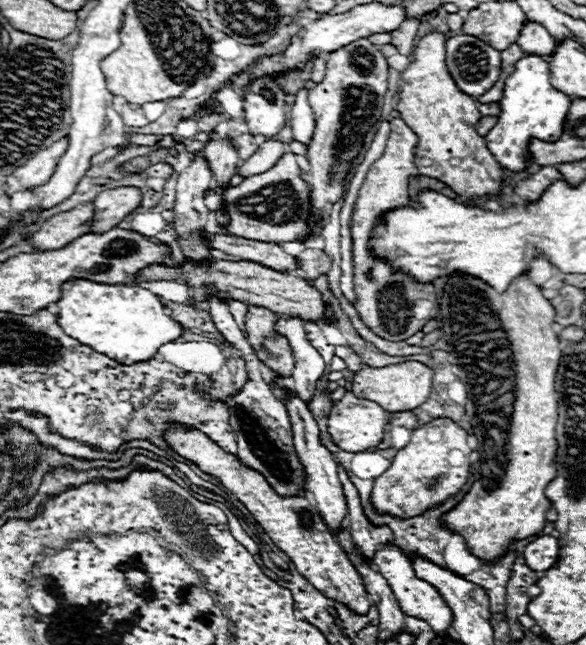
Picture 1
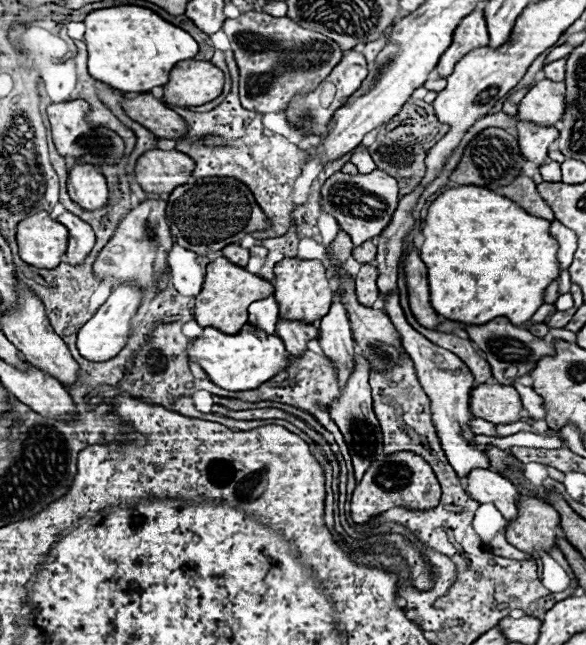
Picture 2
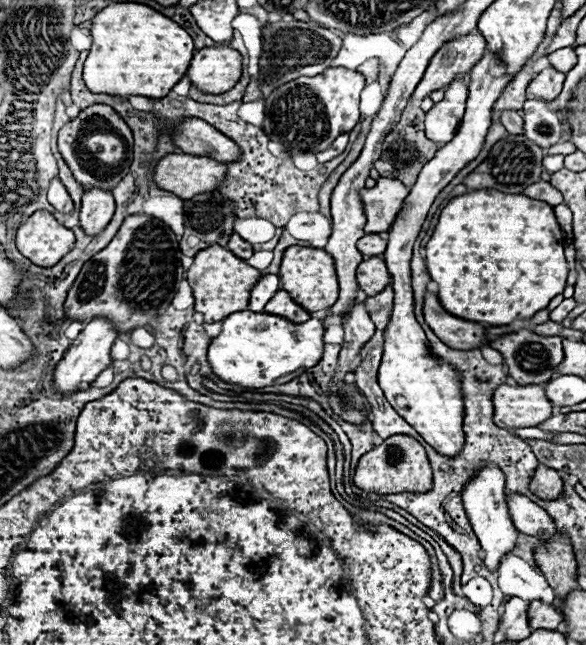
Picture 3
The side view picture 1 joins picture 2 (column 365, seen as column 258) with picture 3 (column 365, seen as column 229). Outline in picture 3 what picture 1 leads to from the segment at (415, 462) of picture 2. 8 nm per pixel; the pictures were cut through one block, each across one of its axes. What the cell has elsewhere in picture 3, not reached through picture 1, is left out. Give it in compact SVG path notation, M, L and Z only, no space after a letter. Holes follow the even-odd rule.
M394 434L380 446L366 452L356 466L354 484L366 492L398 494L398 492L426 492L432 486L432 470L424 446L408 434Z

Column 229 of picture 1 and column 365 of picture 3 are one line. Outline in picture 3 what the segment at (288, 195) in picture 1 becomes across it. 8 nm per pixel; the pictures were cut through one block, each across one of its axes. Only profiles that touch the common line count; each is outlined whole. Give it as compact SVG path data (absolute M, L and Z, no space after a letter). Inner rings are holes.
M394 178L376 180L374 188L362 190L362 204L366 214L366 234L388 232L402 202L408 194L408 188L402 182L394 182Z

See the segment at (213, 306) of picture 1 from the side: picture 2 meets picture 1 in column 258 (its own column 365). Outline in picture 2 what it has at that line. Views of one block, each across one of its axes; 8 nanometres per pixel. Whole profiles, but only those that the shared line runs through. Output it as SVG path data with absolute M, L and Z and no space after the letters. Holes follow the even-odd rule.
M356 354L354 372L352 372L350 380L346 382L346 386L342 388L340 398L330 406L330 416L338 424L340 432L344 434L344 440L348 444L356 482L360 482L360 478L364 476L364 472L374 462L376 454L380 456L384 452L384 448L382 448L382 430L380 430L380 424L378 424L378 420L374 416L374 410L372 410L372 396L370 396L370 386L368 386L368 372L370 372L368 362L360 354Z

